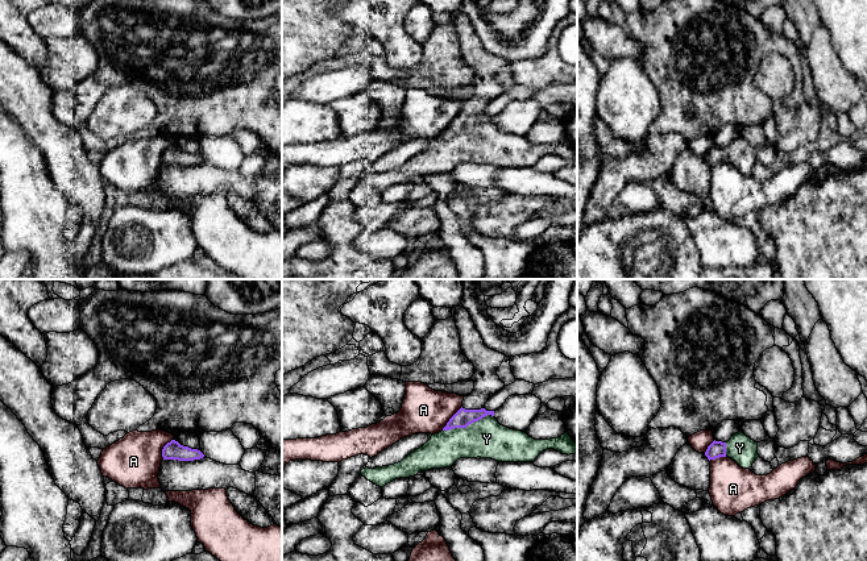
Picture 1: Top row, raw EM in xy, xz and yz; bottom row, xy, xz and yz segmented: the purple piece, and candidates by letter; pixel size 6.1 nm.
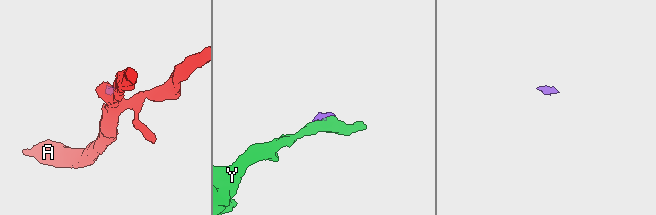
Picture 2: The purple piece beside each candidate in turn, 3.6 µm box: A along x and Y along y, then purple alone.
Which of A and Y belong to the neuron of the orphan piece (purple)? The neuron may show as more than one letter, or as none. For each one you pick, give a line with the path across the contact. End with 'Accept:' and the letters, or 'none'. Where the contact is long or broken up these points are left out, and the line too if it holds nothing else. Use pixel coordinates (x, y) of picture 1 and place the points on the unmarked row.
Y: across xz (463, 123), (468, 129), (486, 144)
Accept: Y

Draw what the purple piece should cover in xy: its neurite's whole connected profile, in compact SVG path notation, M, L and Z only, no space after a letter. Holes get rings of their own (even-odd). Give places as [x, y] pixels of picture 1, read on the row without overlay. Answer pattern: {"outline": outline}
{"outline": "M171 145L162 154L163 165L178 165L178 166L194 166L200 165L204 159L198 154L181 150L178 146Z"}

